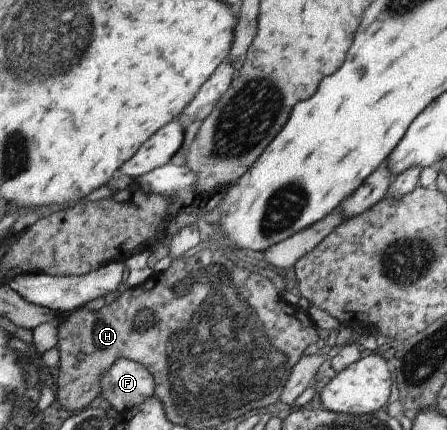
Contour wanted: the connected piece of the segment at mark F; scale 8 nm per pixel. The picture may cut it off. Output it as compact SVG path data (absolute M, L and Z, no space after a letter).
M122 358L102 376L100 397L107 400L115 411L127 411L141 401L154 397L153 373L141 363Z

